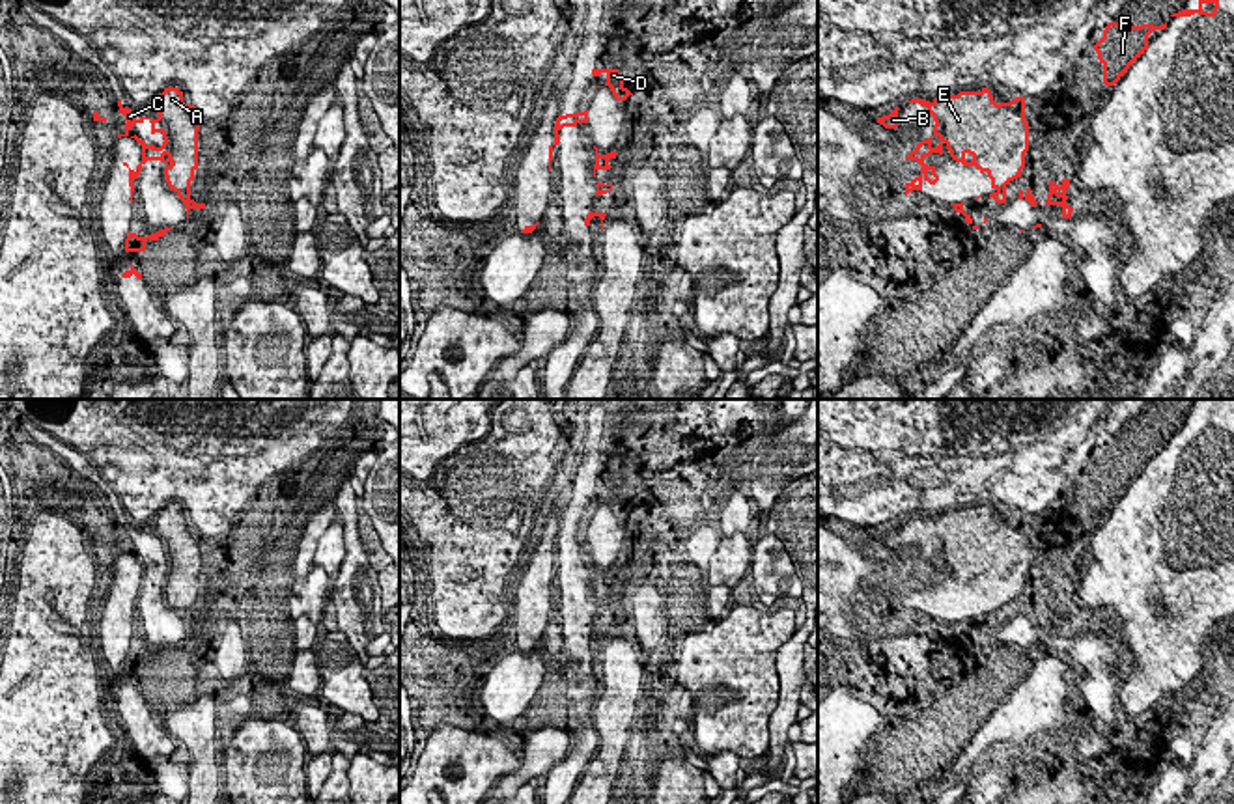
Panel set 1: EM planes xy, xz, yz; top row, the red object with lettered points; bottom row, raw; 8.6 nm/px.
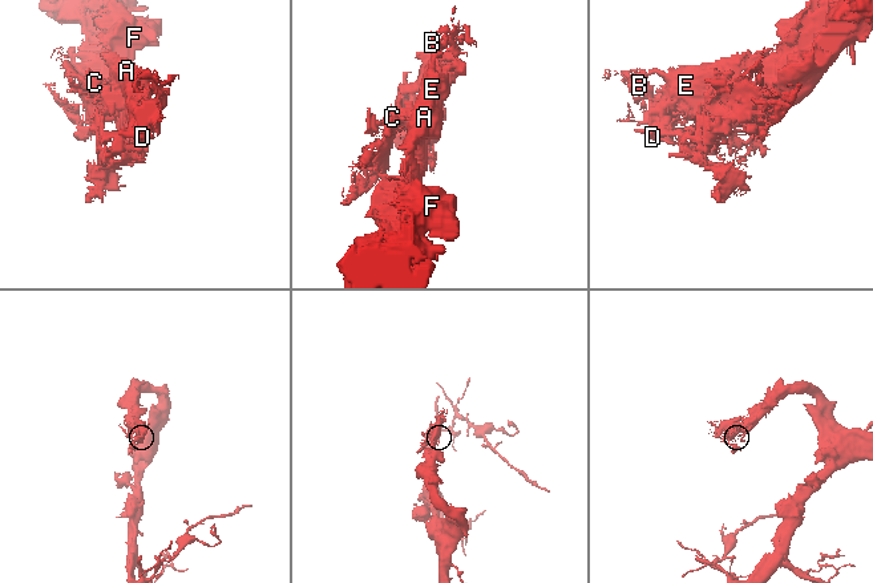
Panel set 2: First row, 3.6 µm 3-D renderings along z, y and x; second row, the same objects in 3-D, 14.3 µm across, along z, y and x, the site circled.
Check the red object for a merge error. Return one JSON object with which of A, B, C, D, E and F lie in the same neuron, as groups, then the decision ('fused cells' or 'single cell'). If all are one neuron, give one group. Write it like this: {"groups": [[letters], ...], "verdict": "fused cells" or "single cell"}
{"groups": [["A", "B", "C", "D", "E", "F"]], "verdict": "single cell"}

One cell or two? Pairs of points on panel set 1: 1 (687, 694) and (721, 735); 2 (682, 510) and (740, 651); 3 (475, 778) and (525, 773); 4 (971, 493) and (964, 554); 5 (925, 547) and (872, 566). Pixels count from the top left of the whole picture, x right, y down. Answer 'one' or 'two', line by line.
1: one
2: two
3: two
4: two
5: two

